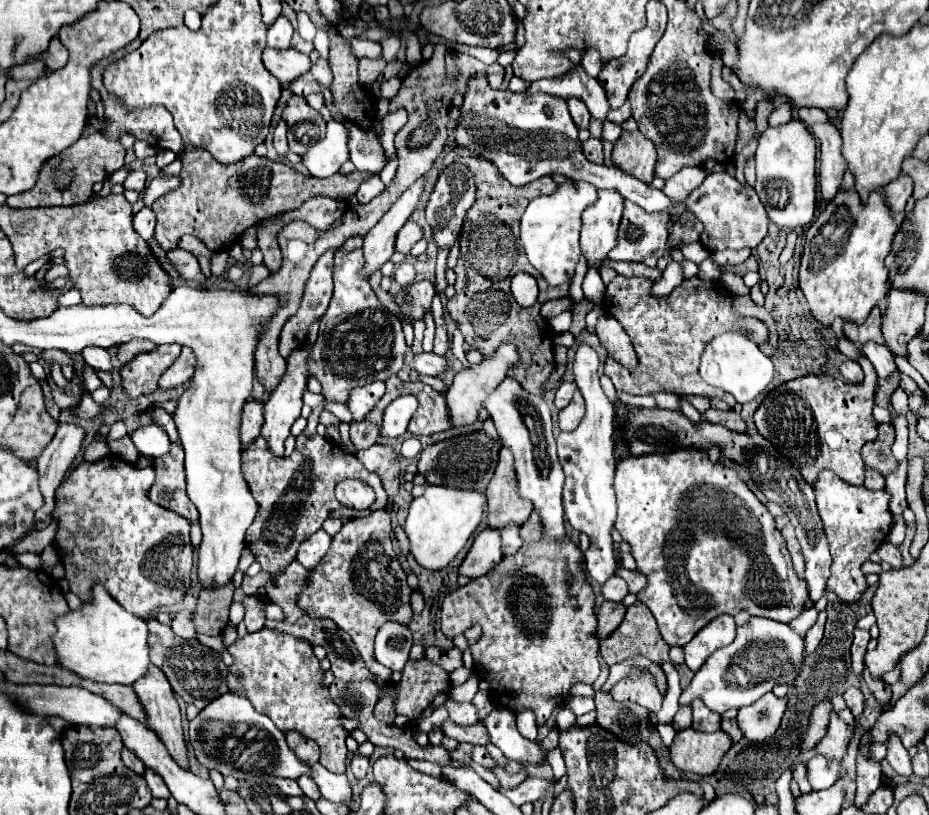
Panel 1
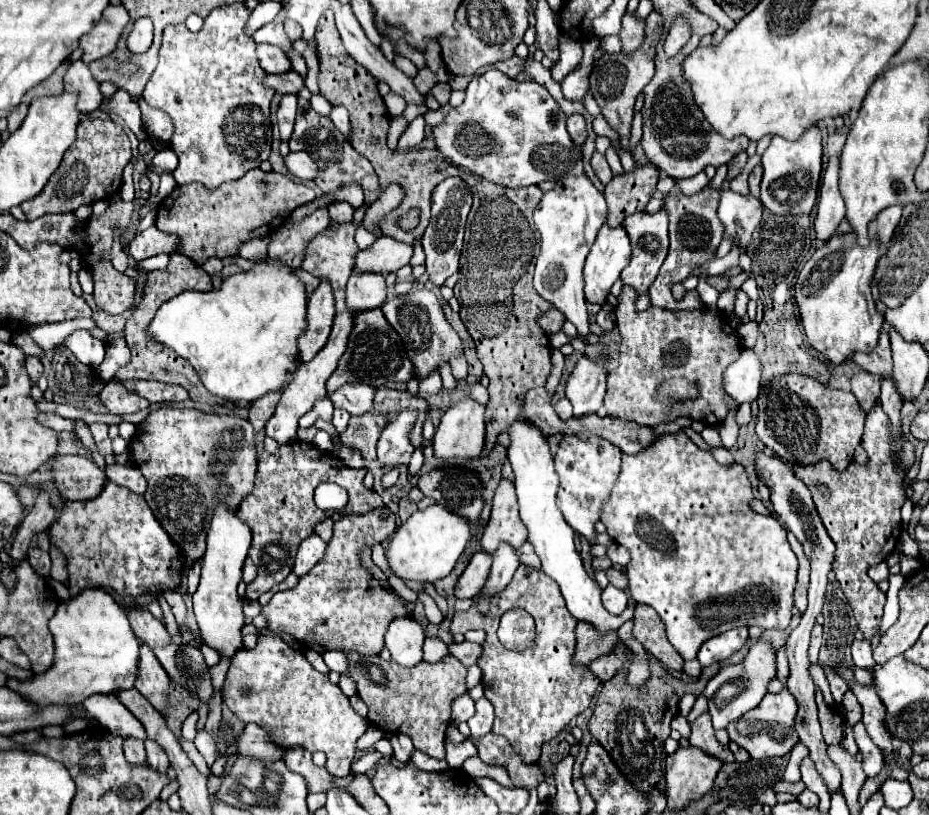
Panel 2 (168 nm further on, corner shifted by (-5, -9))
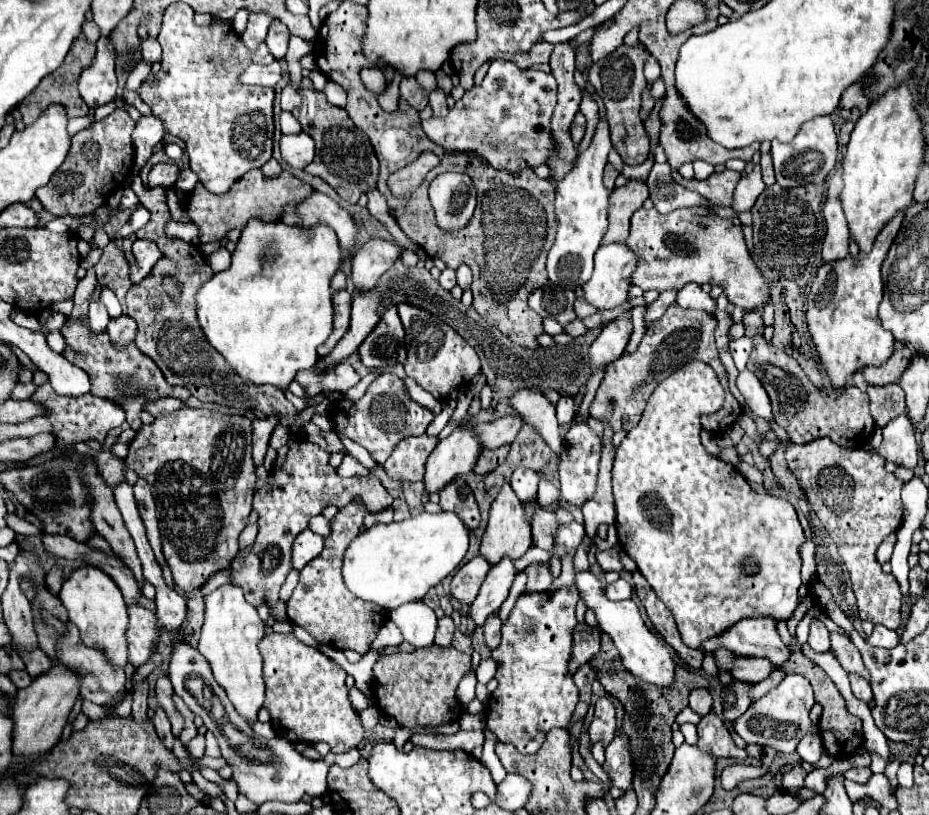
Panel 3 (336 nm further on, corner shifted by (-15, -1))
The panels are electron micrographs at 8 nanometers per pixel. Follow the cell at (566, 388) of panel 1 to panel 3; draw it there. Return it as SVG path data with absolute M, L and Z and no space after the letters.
M559 398L557 402L557 420L559 424L569 424L575 416L575 402L571 398Z

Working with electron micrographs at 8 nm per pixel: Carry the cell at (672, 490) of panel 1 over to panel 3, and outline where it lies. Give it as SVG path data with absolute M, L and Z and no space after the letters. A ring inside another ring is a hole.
M699 360L685 364L655 388L641 422L619 444L611 472L619 542L671 610L683 642L695 650L701 650L705 640L723 634L741 618L759 614L789 620L803 584L801 546L807 538L795 508L785 498L757 494L735 466L711 456L699 440L699 416L717 412L723 398L725 392L711 366ZM745 560L755 562L757 570L753 574L745 572Z

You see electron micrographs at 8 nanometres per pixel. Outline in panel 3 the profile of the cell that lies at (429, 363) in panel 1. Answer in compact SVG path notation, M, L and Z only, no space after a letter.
M515 390L515 392L517 394L513 394L509 398L509 404L517 412L527 416L527 420L533 424L533 428L541 432L541 436L545 438L549 448L559 452L563 440L559 434L557 418L555 418L555 406L551 402L547 402L547 398L543 394L533 394L529 390Z

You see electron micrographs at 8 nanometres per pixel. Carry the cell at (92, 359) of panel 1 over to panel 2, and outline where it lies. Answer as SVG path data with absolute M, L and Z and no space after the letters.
M83 328L71 332L63 340L61 346L65 346L67 350L71 350L73 356L81 364L85 364L89 368L97 368L103 362L103 358L105 358L105 344L97 342L97 338L93 338L89 334L89 330L83 330Z

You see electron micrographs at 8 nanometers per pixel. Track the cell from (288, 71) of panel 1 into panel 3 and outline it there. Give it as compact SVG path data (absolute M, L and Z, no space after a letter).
M275 20L269 28L269 34L265 38L265 44L269 46L269 52L273 54L275 60L283 60L287 54L287 44L289 44L289 30L281 20Z

